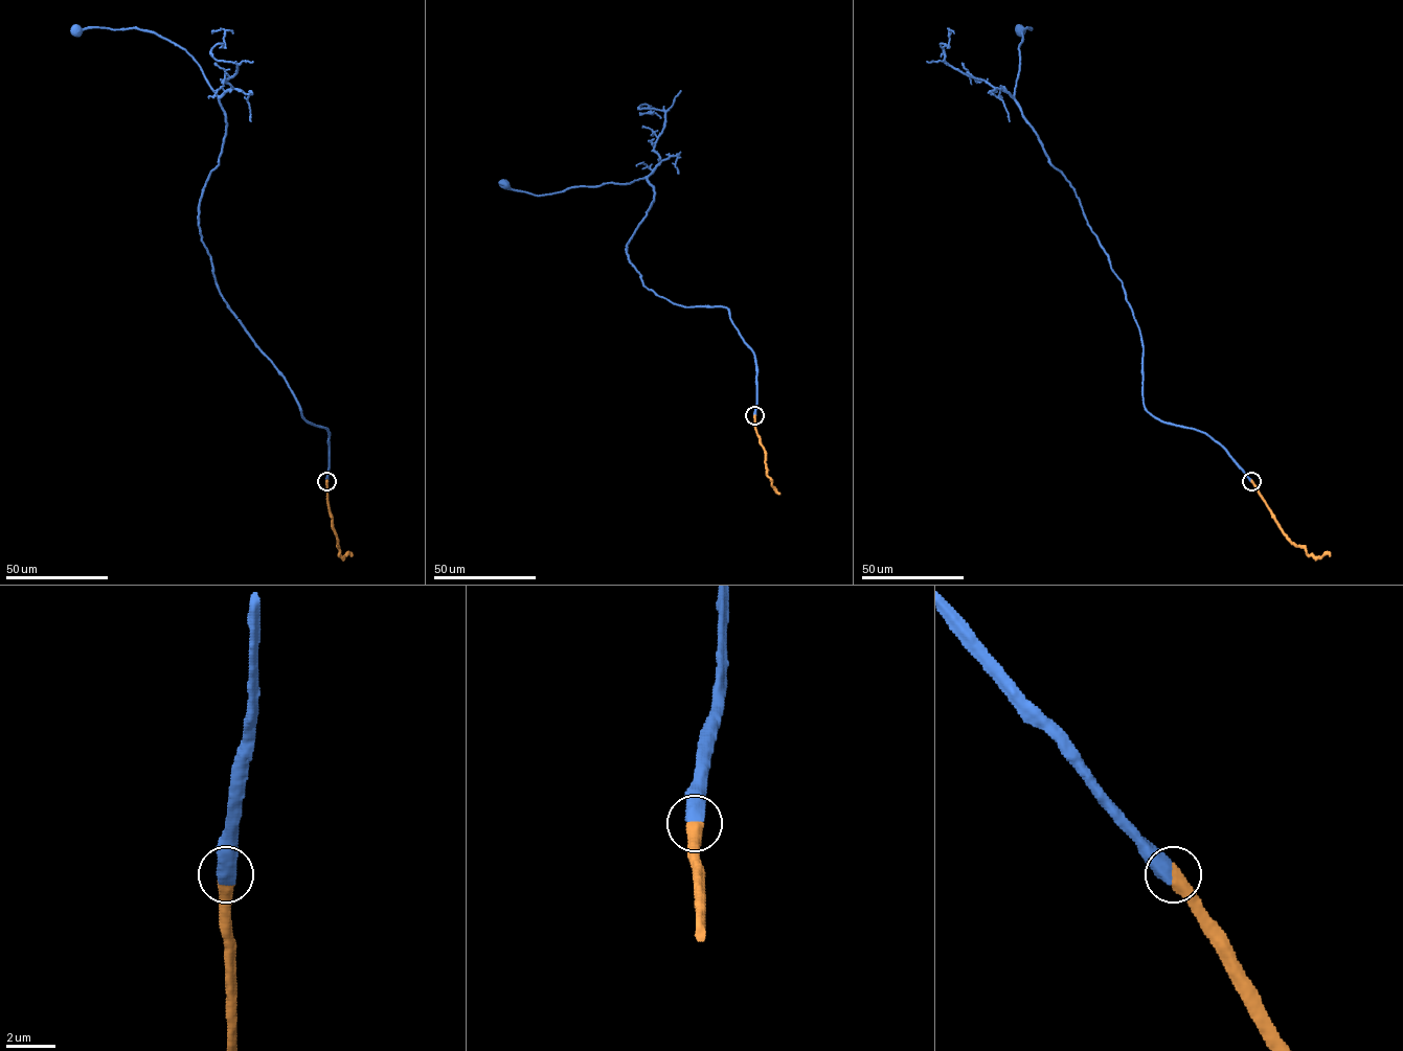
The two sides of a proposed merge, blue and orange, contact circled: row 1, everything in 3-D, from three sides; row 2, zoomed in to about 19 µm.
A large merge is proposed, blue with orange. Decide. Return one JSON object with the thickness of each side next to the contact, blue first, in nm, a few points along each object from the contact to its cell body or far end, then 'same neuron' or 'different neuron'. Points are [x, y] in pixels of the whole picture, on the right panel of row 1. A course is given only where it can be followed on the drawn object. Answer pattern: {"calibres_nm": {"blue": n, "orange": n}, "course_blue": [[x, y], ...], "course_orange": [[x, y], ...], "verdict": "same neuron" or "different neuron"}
{"calibres_nm": {"blue": 600, "orange": 600}, "course_blue": [[1251, 480], [1204, 433], [1146, 409], [1143, 344], [1121, 279], [1014, 97], [1019, 45], [1032, 28], [1019, 29]], "course_orange": [[1251, 480], [1279, 527], [1292, 542], [1303, 546], [1308, 554], [1330, 555]], "verdict": "same neuron"}

